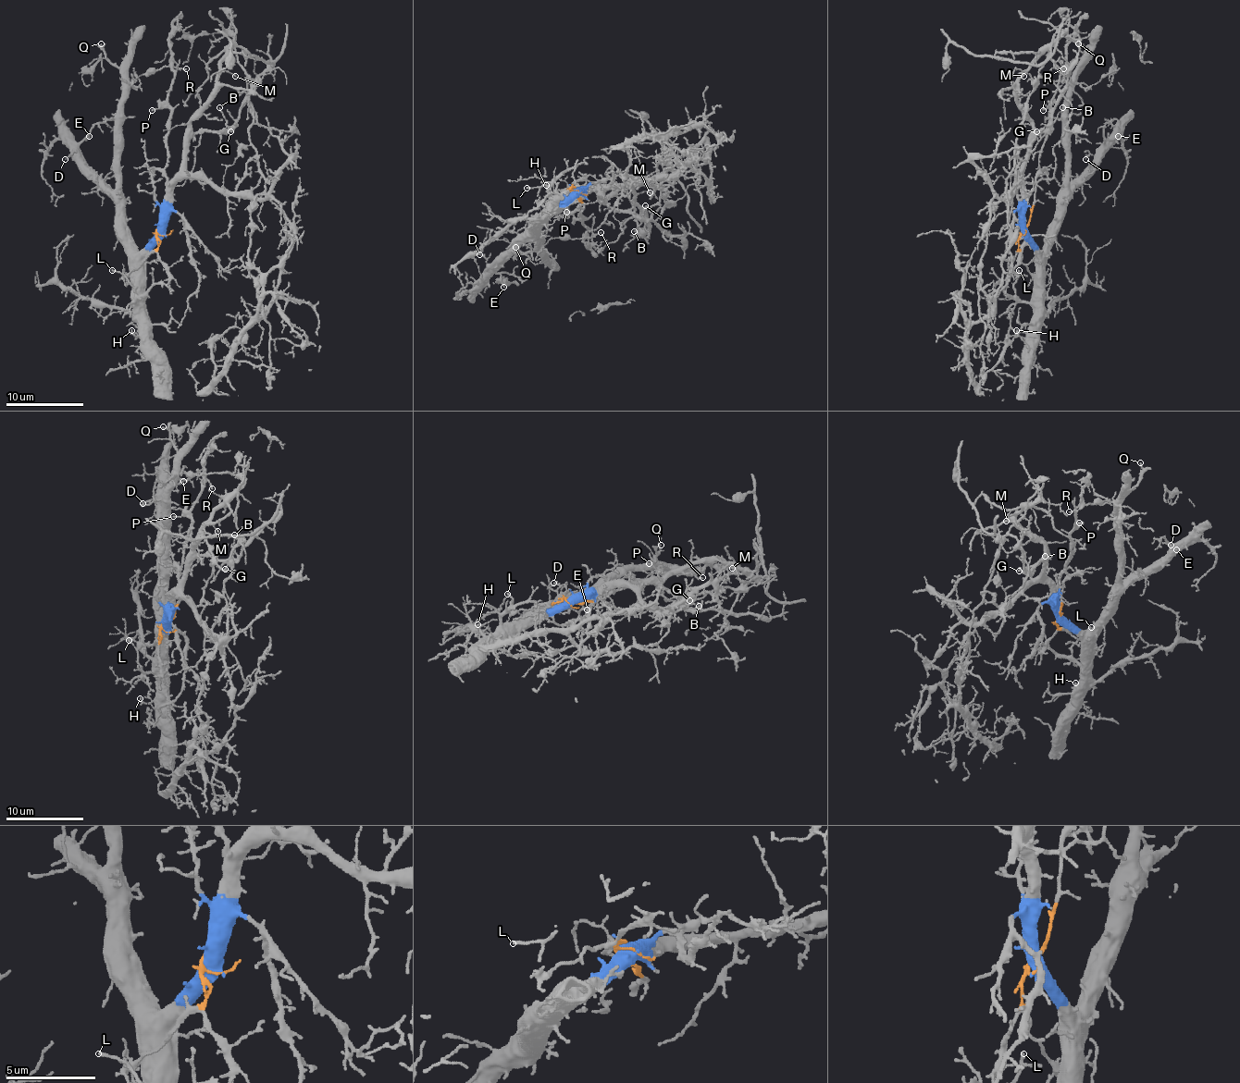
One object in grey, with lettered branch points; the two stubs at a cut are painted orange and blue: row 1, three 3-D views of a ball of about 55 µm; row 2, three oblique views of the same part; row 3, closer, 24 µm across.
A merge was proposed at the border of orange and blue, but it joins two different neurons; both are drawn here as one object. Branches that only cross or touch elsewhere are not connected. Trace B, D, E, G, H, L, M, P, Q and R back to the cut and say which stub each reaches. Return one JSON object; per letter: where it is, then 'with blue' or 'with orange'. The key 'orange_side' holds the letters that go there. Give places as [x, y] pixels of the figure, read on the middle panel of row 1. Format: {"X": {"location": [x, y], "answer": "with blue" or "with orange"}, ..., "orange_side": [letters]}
{"B": {"location": [634, 231], "answer": "with blue"}, "D": {"location": [479, 254], "answer": "with blue"}, "E": {"location": [503, 287], "answer": "with blue"}, "G": {"location": [645, 205], "answer": "with blue"}, "H": {"location": [546, 185], "answer": "with blue"}, "L": {"location": [526, 188], "answer": "with blue"}, "M": {"location": [650, 192], "answer": "with blue"}, "P": {"location": [566, 212], "answer": "with orange"}, "Q": {"location": [515, 247], "answer": "with blue"}, "R": {"location": [601, 232], "answer": "with orange"}, "orange_side": ["P", "R"]}

